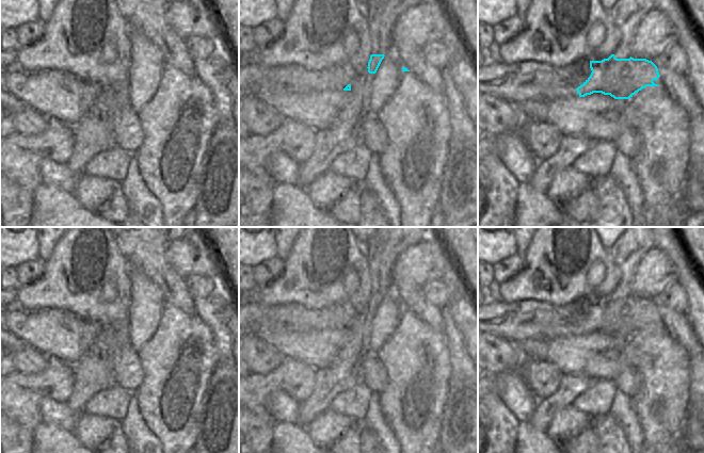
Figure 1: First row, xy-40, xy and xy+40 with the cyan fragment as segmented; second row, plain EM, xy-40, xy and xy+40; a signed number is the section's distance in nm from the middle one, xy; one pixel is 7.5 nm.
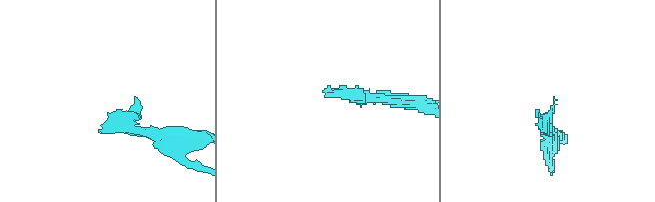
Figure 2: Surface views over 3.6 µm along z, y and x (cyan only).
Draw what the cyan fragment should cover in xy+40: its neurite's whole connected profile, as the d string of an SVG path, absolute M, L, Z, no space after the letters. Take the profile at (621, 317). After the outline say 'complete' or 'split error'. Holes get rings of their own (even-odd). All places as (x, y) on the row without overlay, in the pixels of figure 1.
M611 293L602 300L580 300L573 307L578 317L557 317L548 312L531 317L530 312L523 312L515 304L493 302L478 306L478 333L491 334L515 345L531 338L559 338L561 336L585 336L593 331L610 334L614 338L629 338L646 325L659 325L653 320L660 313L657 305L646 297L617 297Z | split error

